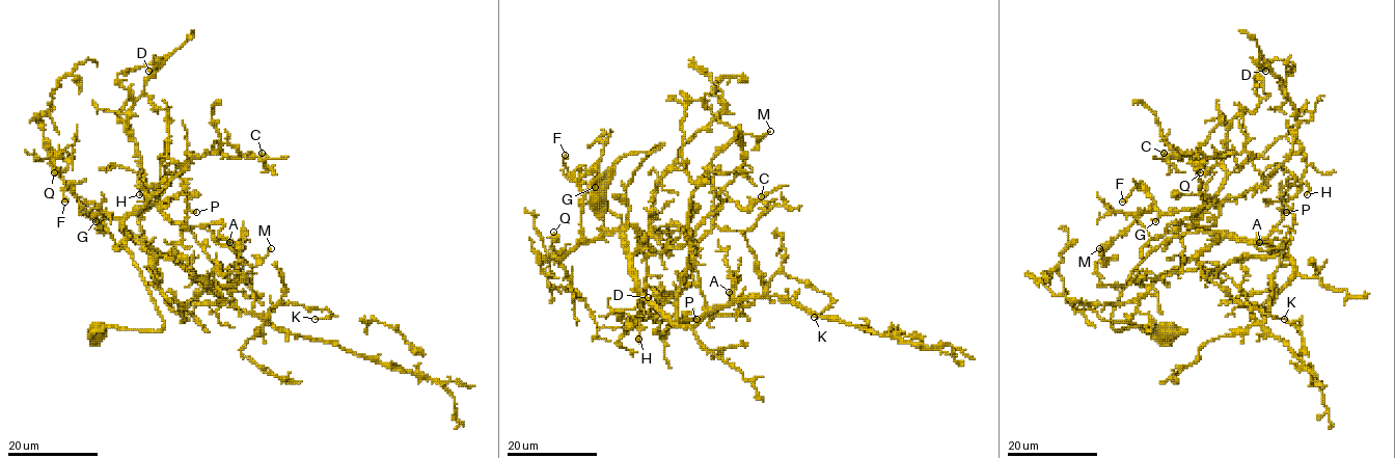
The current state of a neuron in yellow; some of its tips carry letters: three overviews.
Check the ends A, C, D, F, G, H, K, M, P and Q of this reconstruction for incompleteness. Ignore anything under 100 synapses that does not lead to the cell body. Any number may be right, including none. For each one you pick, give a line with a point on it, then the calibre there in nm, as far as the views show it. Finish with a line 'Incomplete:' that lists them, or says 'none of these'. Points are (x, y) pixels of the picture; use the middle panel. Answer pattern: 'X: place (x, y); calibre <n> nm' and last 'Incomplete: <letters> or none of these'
Incomplete: none of these

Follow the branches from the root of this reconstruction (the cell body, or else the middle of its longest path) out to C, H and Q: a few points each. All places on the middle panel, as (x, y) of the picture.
C: (597, 198), (618, 161), (660, 143), (626, 187), (624, 230), (701, 240), (723, 199), (746, 209), (761, 196)
H: (597, 198), (618, 161), (663, 143), (626, 187), (624, 230), (631, 225), (650, 249), (638, 339)
Q: (597, 198), (618, 161), (663, 143), (626, 187), (624, 230), (580, 241), (563, 258), (552, 252), (553, 232)

